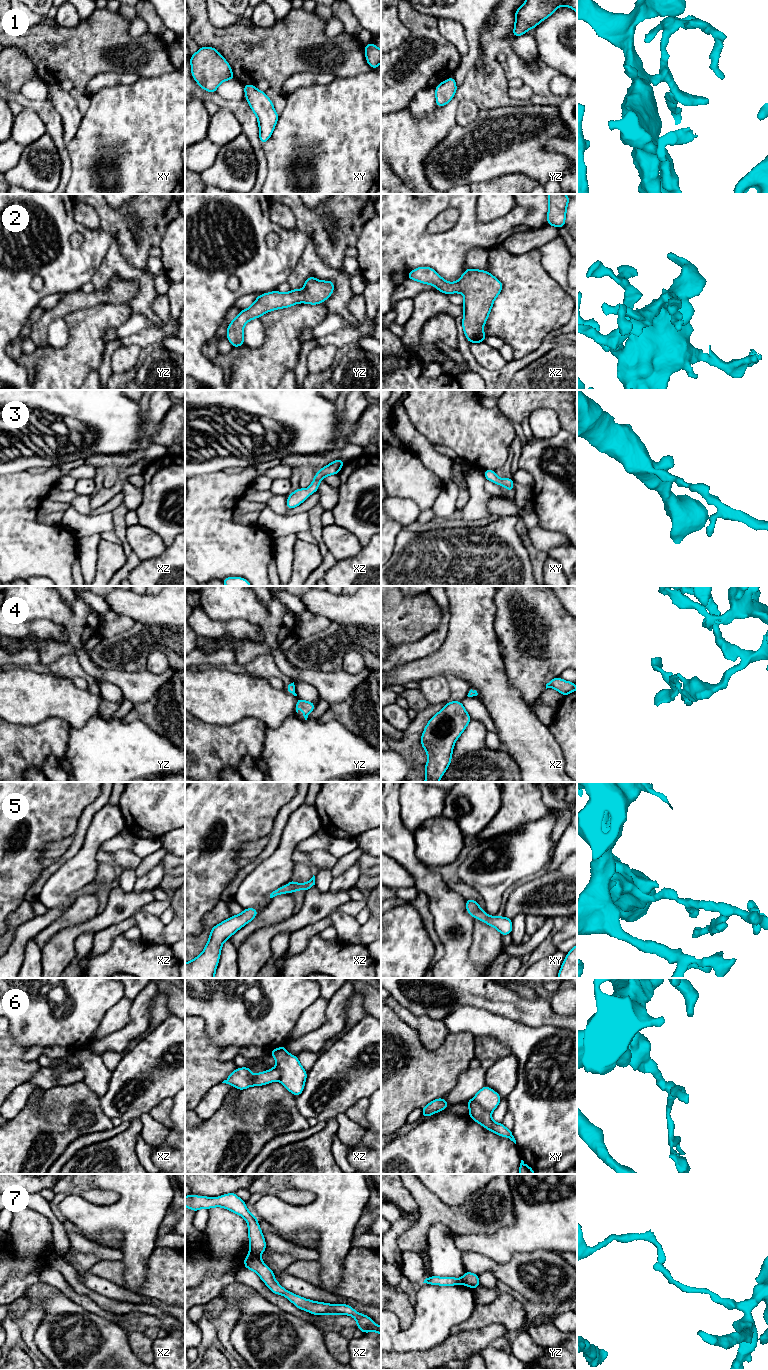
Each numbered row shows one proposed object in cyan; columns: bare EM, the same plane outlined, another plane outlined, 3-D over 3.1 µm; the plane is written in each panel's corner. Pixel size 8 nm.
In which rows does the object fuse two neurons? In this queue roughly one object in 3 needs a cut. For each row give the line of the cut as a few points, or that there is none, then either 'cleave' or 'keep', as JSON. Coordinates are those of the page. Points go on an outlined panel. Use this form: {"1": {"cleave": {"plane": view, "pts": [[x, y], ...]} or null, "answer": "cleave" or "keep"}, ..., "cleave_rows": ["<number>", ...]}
{"1": {"cleave": null, "answer": "keep"}, "2": {"cleave": null, "answer": "keep"}, "3": {"cleave": null, "answer": "keep"}, "4": {"cleave": null, "answer": "keep"}, "5": {"cleave": null, "answer": "keep"}, "6": {"cleave": {"plane": "xy", "pts": [[473, 1098], [490, 1113]]}, "answer": "cleave"}, "7": {"cleave": {"plane": "xz", "pts": [[250, 1251], [258, 1255]]}, "answer": "cleave"}, "cleave_rows": ["6", "7"]}

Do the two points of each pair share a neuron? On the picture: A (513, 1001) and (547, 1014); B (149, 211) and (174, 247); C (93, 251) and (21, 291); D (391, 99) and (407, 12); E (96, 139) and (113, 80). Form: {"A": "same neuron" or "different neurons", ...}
{"A": "same neuron", "B": "different neurons", "C": "same neuron", "D": "same neuron", "E": "different neurons"}

